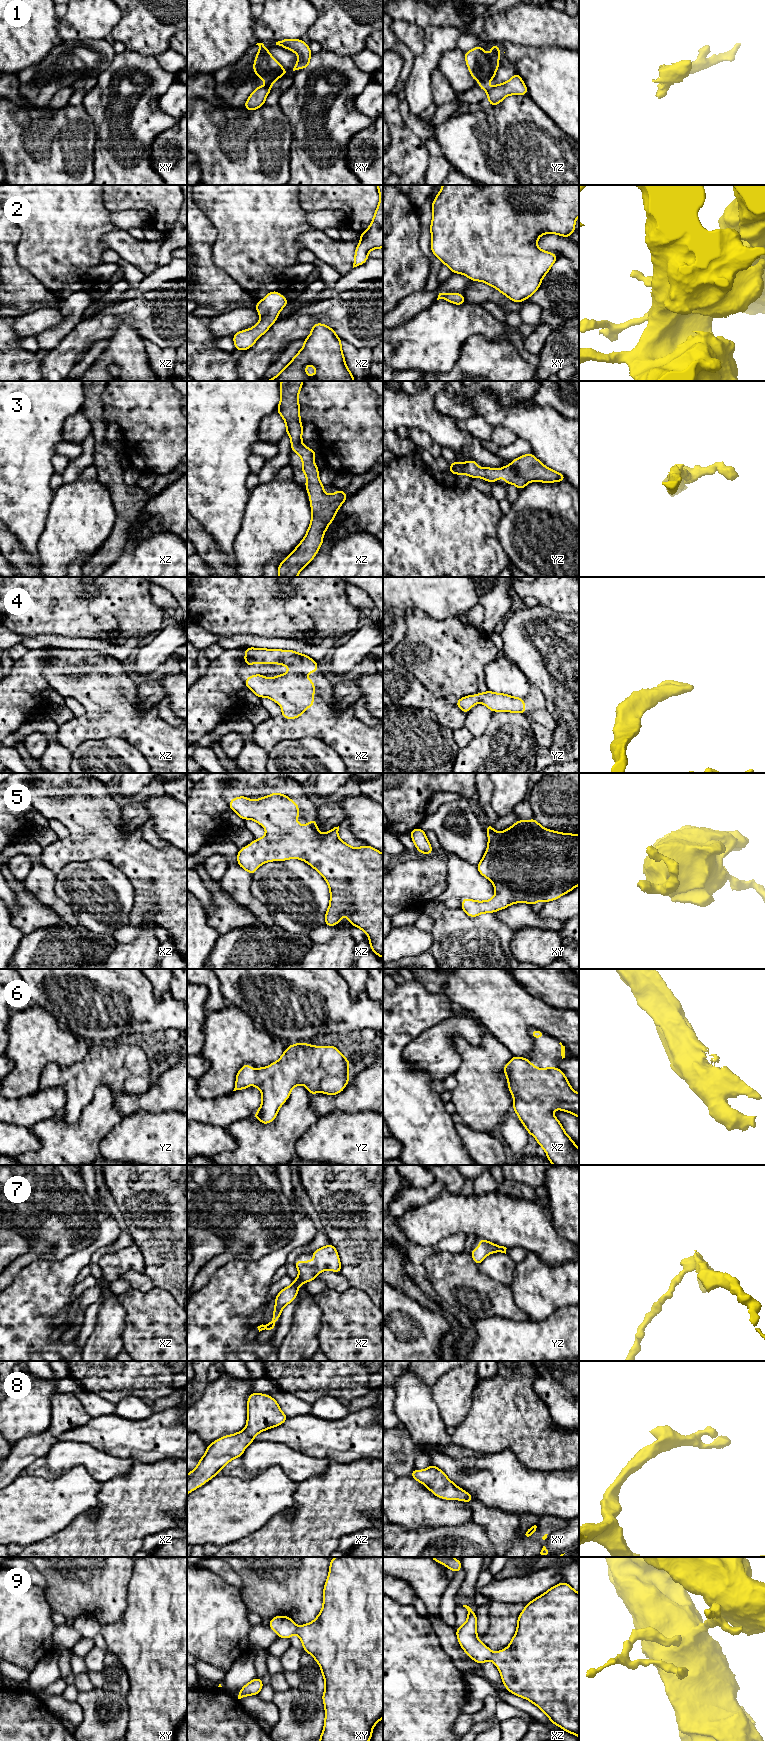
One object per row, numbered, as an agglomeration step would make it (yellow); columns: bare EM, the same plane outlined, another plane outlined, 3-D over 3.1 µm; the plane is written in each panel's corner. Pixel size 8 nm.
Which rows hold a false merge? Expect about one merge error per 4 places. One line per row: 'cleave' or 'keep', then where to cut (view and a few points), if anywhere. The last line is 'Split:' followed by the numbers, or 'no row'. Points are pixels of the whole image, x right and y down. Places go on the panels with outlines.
1: cleave; cut yz (498, 85), (487, 92)
2: keep; cut none
3: keep; cut none
4: keep; cut none
5: keep; cut none
6: keep; cut none
7: keep; cut none
8: keep; cut none
9: keep; cut none
Split: 1

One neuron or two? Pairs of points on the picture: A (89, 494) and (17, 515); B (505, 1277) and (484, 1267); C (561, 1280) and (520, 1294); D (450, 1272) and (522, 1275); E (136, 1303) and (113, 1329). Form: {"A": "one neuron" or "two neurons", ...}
{"A": "two neurons", "B": "one neuron", "C": "one neuron", "D": "two neurons", "E": "two neurons"}

